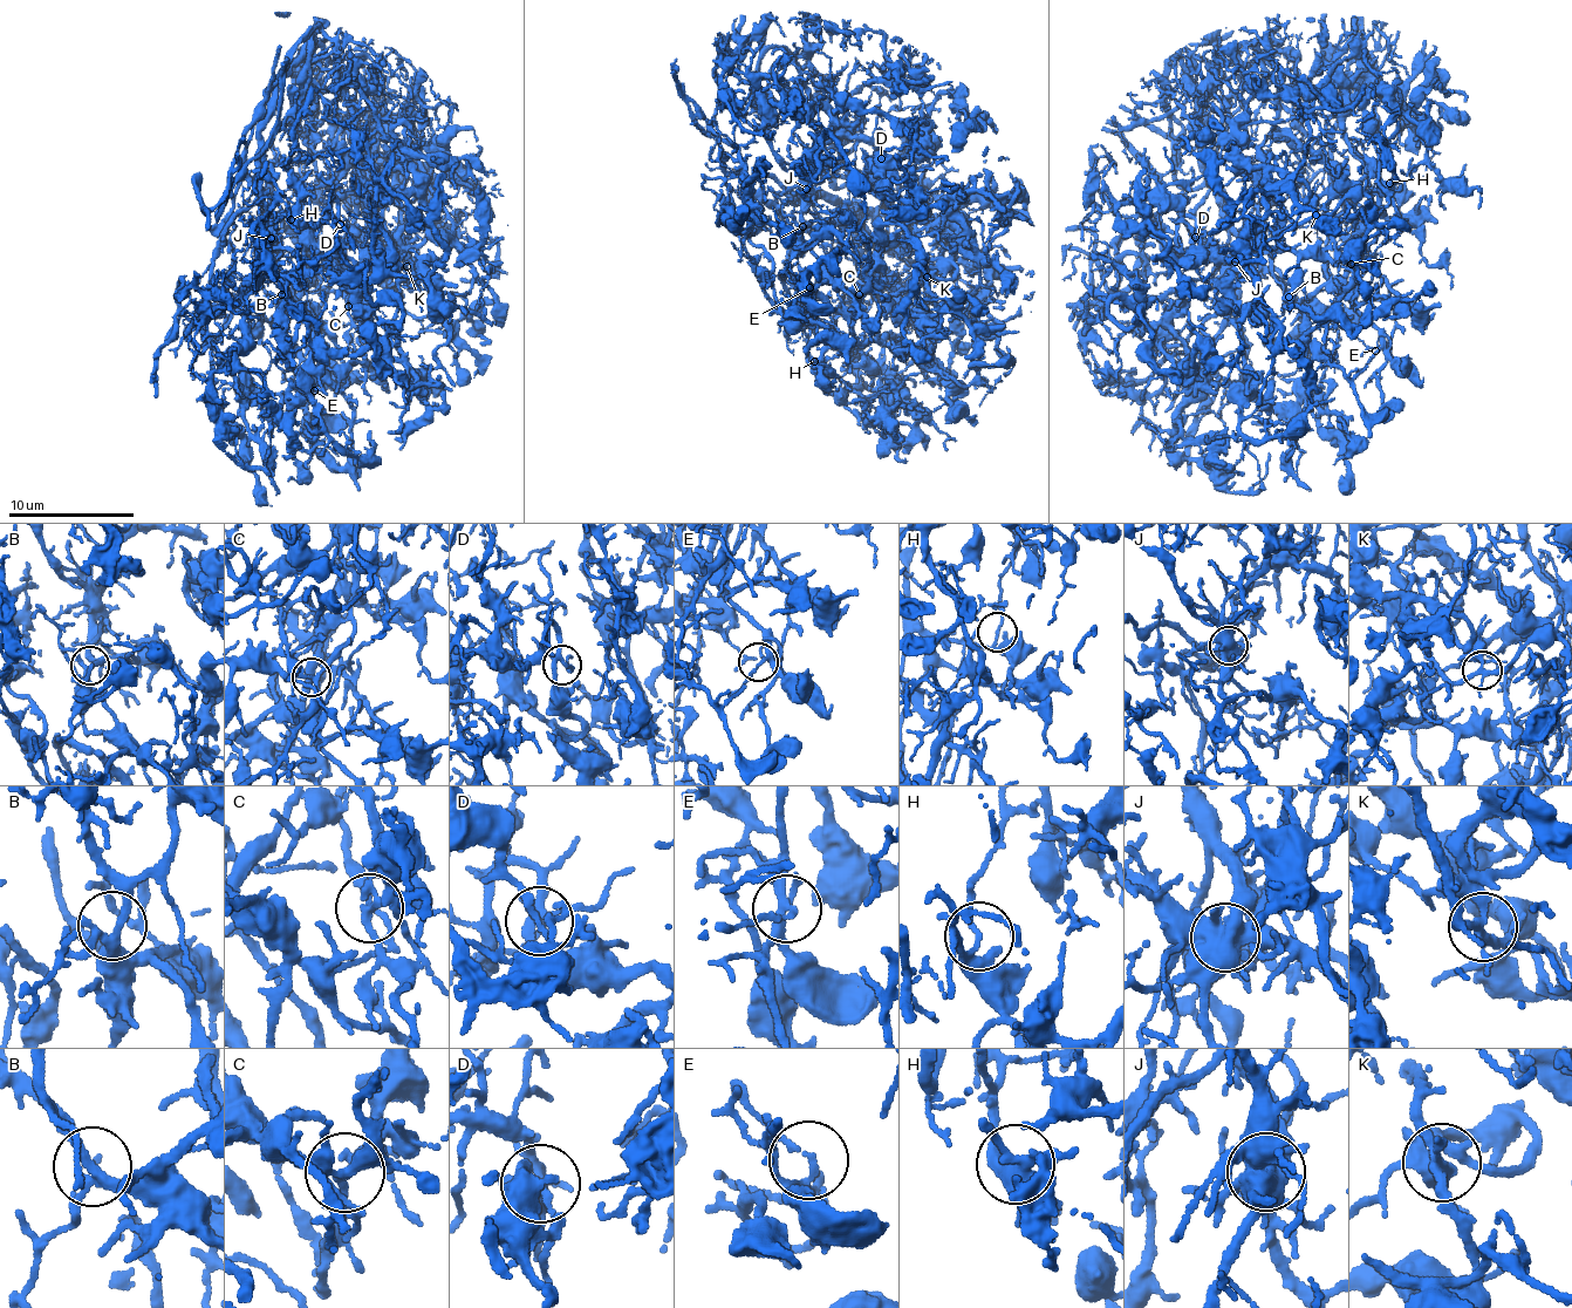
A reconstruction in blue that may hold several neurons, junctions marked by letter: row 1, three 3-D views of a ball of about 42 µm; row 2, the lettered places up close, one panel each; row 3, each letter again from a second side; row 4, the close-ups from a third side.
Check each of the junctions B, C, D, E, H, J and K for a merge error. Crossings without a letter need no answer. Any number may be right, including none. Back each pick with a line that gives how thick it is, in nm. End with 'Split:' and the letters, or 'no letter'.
C: calibre 170 nm
J: calibre 650 nm
K: calibre 240 nm
Split: C, J, K

